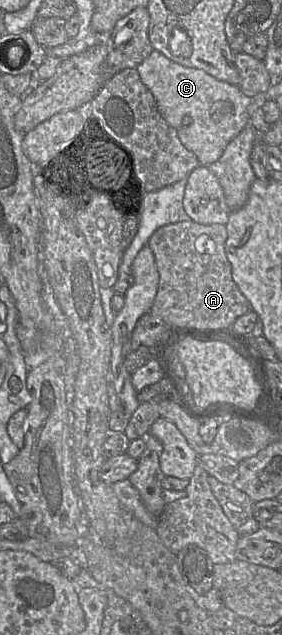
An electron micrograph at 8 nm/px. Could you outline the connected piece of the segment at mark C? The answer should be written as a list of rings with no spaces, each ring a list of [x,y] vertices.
[[[155,49],[136,69],[141,81],[154,96],[161,116],[176,130],[183,146],[196,156],[200,165],[208,166],[215,163],[229,142],[250,124],[248,107],[252,103],[252,98],[245,95],[237,85],[220,81],[202,69],[180,65]]]

